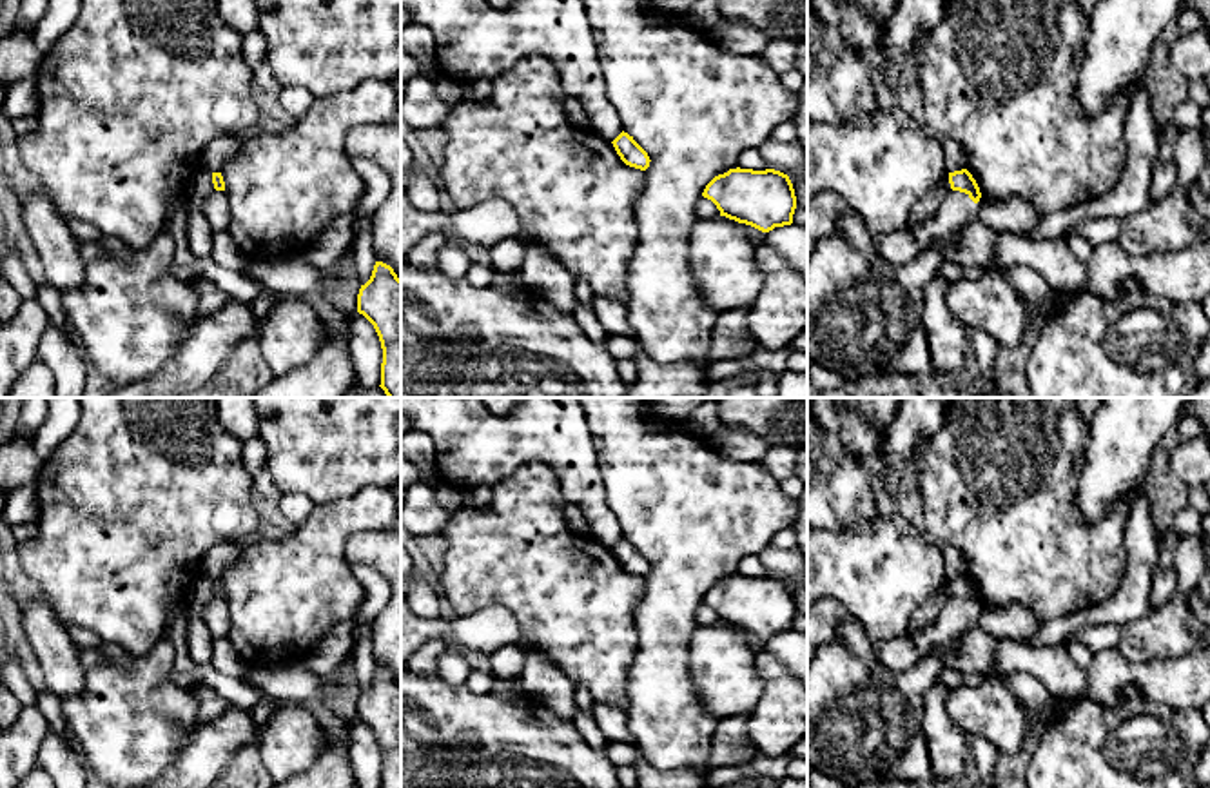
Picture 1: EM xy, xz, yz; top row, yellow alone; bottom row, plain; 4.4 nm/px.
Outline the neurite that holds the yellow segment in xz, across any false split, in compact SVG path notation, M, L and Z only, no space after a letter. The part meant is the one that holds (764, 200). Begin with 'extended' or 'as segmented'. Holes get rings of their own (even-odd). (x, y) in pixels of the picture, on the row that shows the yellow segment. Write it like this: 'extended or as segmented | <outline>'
as segmented | M729 169L715 176L702 192L720 216L762 232L793 223L796 196L787 174L766 169Z

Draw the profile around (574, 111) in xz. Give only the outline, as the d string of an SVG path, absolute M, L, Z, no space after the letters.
M566 98L562 111L575 127L590 129L590 118L577 100Z

